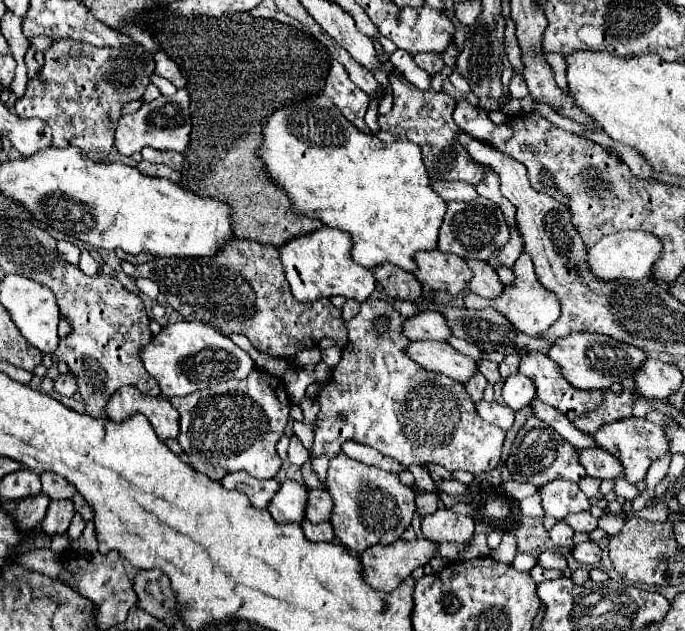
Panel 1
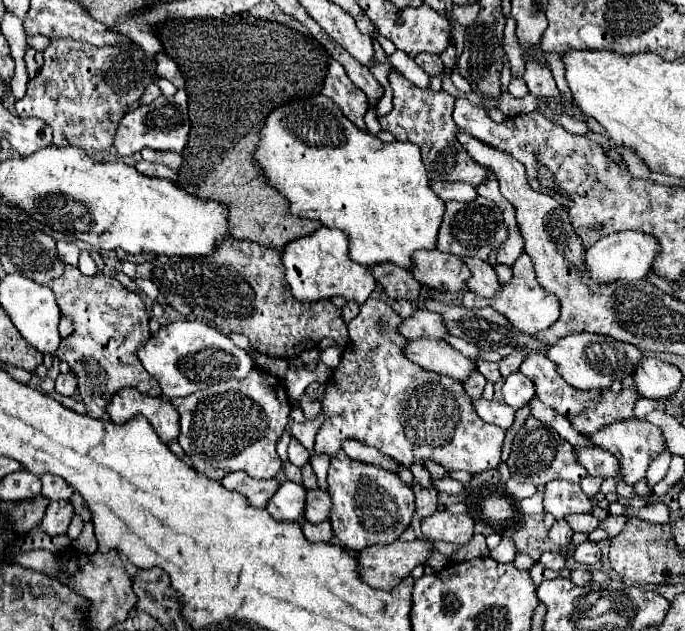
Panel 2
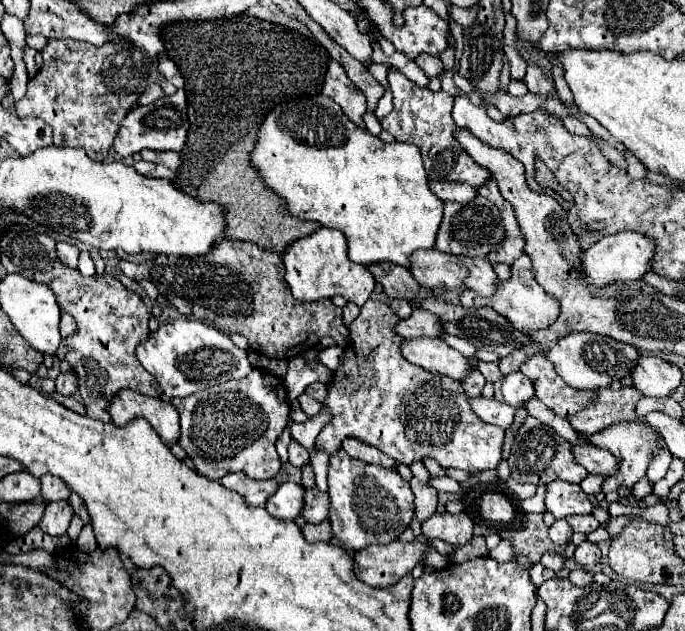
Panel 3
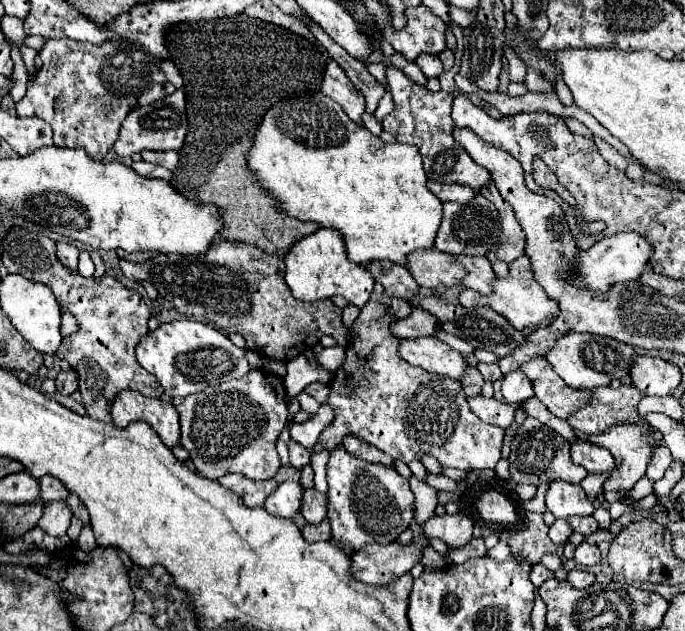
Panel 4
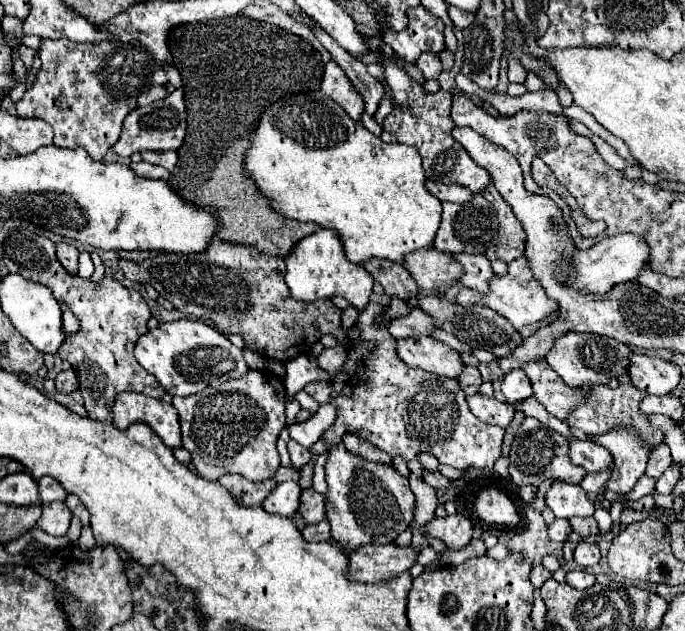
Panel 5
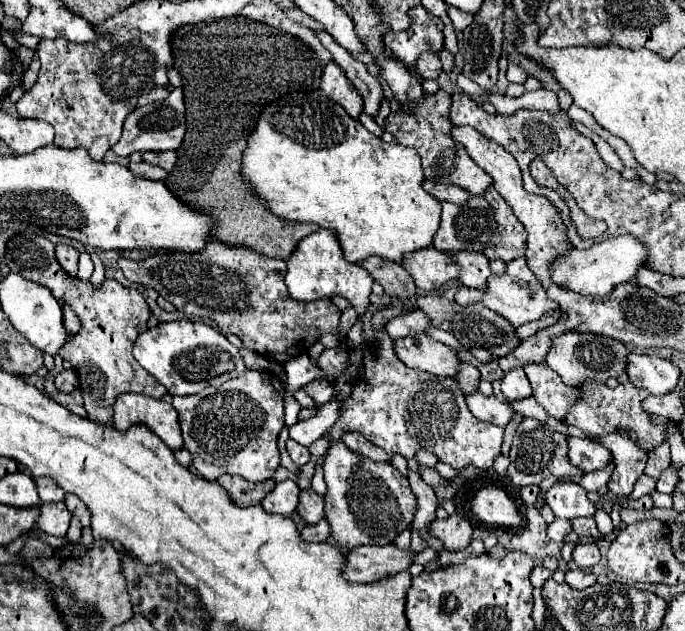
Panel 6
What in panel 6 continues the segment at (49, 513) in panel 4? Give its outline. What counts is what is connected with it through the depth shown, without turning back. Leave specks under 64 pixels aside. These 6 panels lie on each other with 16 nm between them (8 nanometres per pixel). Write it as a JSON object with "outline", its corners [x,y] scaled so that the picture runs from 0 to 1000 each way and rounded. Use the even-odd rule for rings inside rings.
{"outline":[[[93,796],[61,799],[58,808],[61,808],[61,815],[58,815],[53,834],[73,849],[96,849],[99,834],[102,834],[102,821],[105,821],[96,799]]]}

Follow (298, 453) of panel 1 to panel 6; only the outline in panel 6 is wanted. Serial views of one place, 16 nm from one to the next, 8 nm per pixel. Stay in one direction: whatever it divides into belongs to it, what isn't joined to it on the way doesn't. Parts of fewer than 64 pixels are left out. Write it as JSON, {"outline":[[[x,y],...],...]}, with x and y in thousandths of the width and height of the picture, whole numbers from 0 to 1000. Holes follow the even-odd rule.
{"outline":[[[420,697],[420,700],[418,700],[418,710],[420,710],[420,719],[423,719],[426,732],[429,732],[435,742],[444,739],[444,735],[453,729],[453,716],[450,716],[447,707],[438,707],[435,700]]]}

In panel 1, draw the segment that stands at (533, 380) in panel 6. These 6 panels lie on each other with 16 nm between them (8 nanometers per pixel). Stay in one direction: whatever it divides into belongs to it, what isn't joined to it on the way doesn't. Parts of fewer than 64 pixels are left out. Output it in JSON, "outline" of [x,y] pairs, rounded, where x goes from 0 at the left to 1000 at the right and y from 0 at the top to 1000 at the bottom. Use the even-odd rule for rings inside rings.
{"outline":[[[765,561],[756,590],[777,599],[782,609],[782,628],[829,656],[832,662],[858,659],[882,637],[882,621],[855,621],[838,615],[818,590],[818,580],[797,561]]]}

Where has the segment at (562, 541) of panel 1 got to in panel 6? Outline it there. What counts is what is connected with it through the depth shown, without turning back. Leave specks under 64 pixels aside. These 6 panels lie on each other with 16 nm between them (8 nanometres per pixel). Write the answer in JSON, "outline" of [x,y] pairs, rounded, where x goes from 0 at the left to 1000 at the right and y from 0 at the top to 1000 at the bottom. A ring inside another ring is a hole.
{"outline":[[[812,821],[806,830],[800,830],[800,853],[809,859],[823,859],[823,853],[835,843],[835,834],[829,824]]]}

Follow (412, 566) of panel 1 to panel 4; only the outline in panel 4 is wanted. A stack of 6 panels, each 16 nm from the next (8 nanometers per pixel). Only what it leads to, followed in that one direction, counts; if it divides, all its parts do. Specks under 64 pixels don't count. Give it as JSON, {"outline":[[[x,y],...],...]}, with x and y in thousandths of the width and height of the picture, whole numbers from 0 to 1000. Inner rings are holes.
{"outline":[[[540,862],[514,878],[514,910],[543,929],[566,929],[599,906],[616,884],[616,862]]]}

